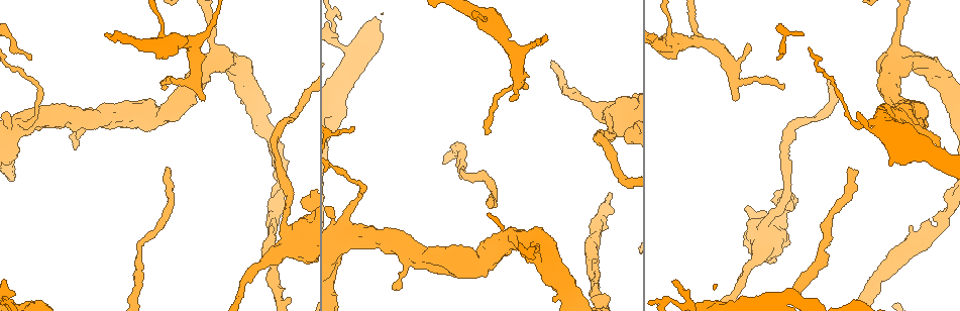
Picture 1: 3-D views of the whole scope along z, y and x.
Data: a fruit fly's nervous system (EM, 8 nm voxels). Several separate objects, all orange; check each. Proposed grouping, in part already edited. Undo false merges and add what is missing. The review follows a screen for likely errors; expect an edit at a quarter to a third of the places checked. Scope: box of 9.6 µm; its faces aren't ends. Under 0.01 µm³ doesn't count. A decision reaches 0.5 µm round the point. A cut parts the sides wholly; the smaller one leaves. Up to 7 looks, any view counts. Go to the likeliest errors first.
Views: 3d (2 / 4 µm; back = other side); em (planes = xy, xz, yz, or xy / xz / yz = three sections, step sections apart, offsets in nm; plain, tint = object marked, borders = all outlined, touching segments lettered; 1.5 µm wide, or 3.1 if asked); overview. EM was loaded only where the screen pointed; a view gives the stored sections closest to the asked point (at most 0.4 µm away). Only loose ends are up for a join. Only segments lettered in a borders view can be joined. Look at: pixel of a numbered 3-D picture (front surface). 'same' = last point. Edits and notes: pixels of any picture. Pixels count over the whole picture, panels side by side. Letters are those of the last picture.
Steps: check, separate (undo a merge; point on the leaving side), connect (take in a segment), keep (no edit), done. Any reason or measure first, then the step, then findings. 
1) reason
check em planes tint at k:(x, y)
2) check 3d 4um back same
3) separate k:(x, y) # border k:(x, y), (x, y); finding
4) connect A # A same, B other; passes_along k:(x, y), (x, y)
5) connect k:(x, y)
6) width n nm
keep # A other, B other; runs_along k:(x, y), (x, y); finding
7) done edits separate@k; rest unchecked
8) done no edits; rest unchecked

thick turns thin
check 3d 4um at 1:(285, 228)

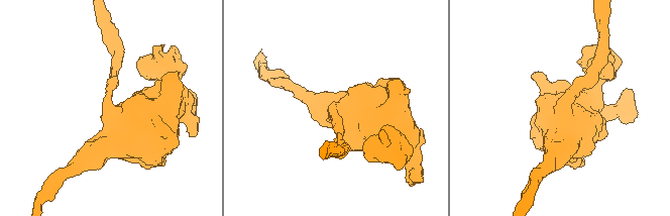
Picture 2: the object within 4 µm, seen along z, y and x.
shape alone is not enough
check em planes borders at 2:(111, 109)

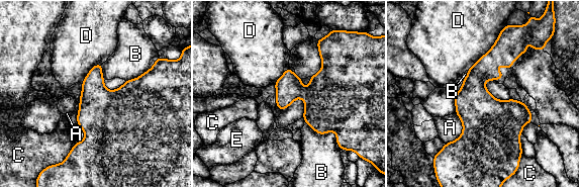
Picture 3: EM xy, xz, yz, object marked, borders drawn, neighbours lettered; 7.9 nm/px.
longest_contact D 440 nm
keep # A other, B other, C other, D other, E other; border 3:(304, 120), (341, 149); all the same neuron

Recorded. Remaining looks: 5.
small branch off a trunk
check 3d 4um at 1:(873, 123)

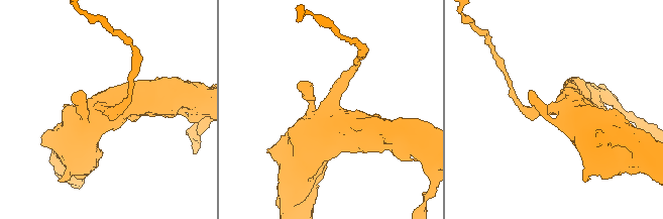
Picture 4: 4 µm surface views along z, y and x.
arms 4
check em planes plain at 4:(336, 109)

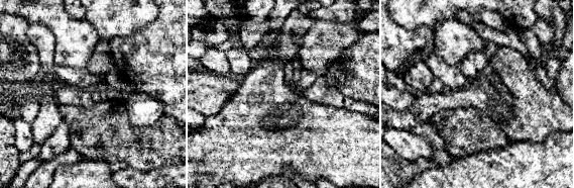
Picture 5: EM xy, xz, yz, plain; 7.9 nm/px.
what lies round it
check em planes borders same

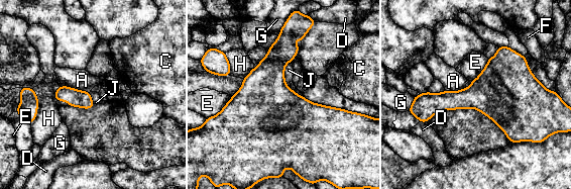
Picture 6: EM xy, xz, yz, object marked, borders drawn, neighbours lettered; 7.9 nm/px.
keep # A other, C other, D other, E other, F other, G other, H other, J other; border 6:(290, 62), (284, 68), (288, 87); continuous, no second neuron

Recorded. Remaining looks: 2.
arms part here
check em xy step 8 borders at 1:(932, 234)

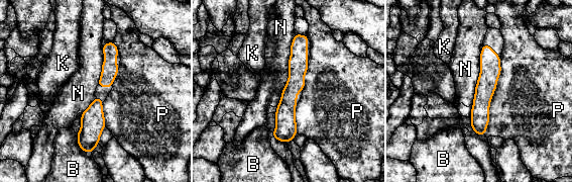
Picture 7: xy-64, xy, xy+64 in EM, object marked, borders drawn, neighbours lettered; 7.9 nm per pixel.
width 140 nm
keep # B other, K other, N other, P other; runs_along 7:(305, 37), (299, 43), (281, 139); one neuron here

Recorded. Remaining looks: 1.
done no edits; rest unchecked

